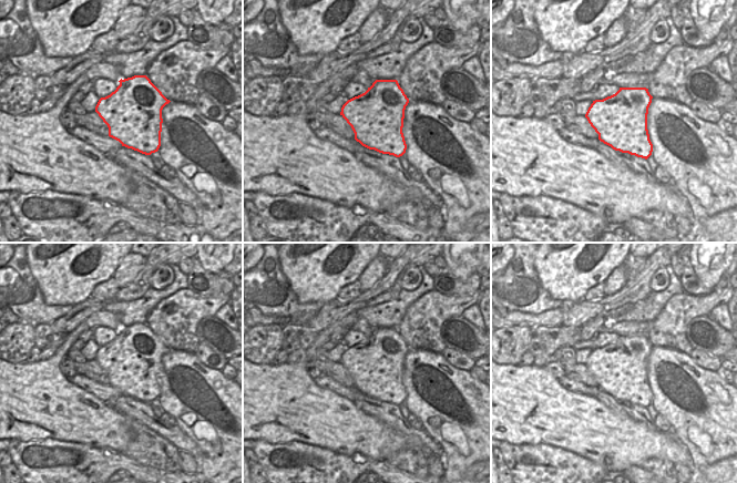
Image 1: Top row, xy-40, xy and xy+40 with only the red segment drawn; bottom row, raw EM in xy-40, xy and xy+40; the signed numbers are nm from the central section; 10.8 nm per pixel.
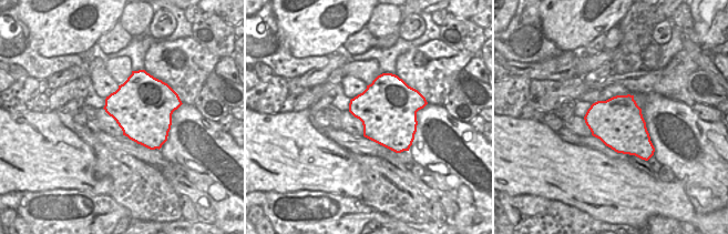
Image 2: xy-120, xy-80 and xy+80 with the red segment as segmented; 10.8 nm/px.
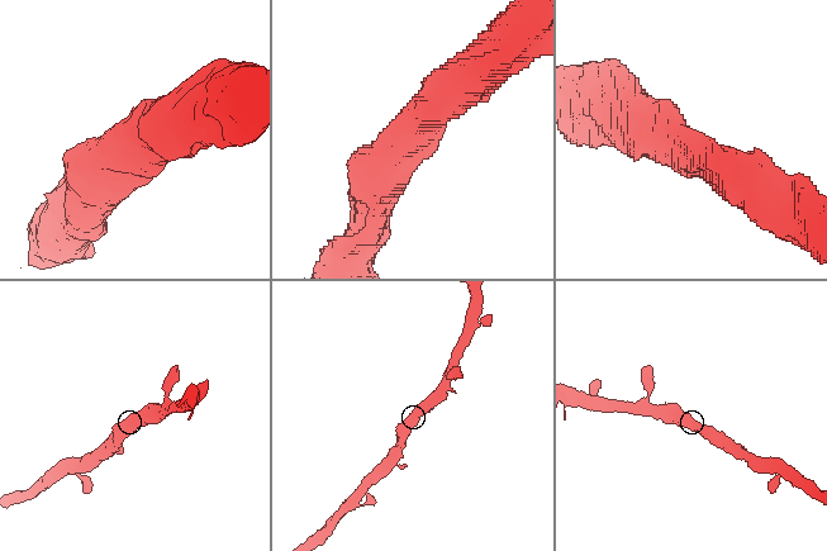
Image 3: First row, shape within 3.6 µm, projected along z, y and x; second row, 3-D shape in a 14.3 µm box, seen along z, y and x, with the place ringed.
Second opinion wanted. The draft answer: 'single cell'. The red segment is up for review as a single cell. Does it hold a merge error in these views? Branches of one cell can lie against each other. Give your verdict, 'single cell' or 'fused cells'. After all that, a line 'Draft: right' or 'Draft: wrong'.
single cell
Draft: right

